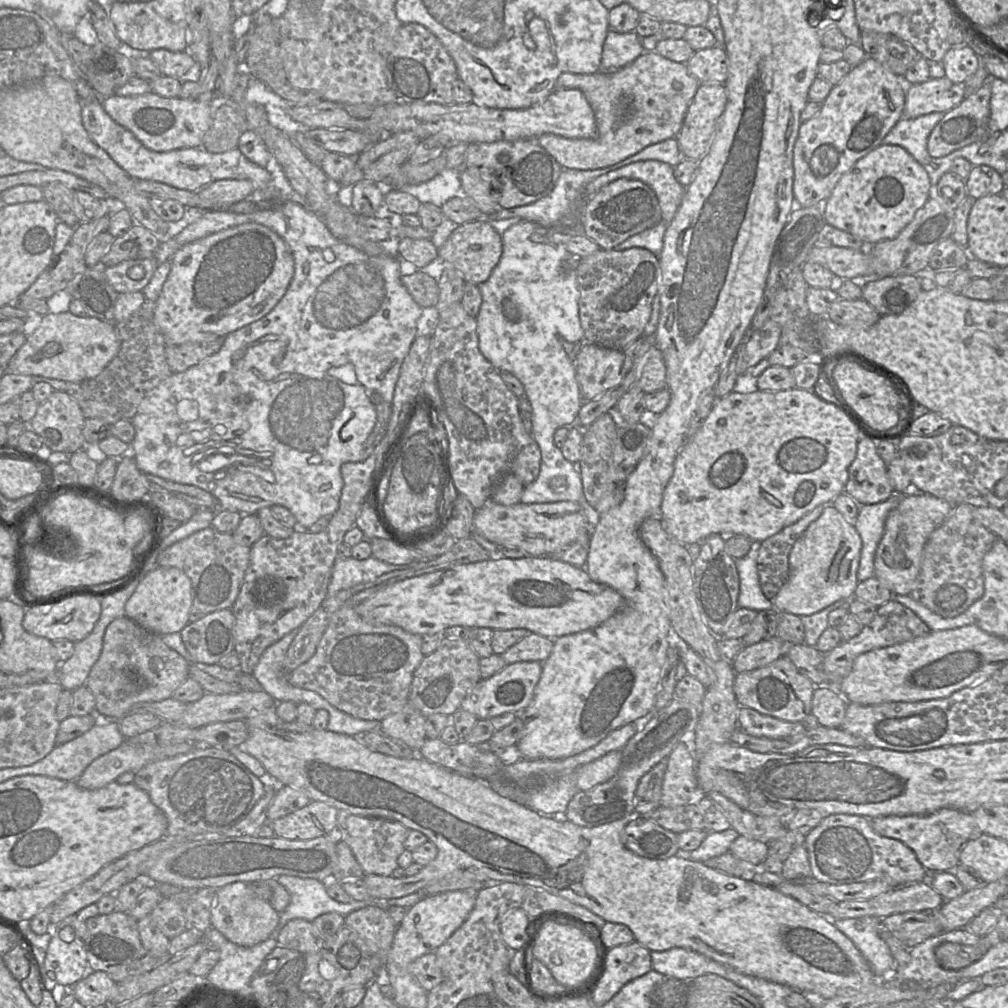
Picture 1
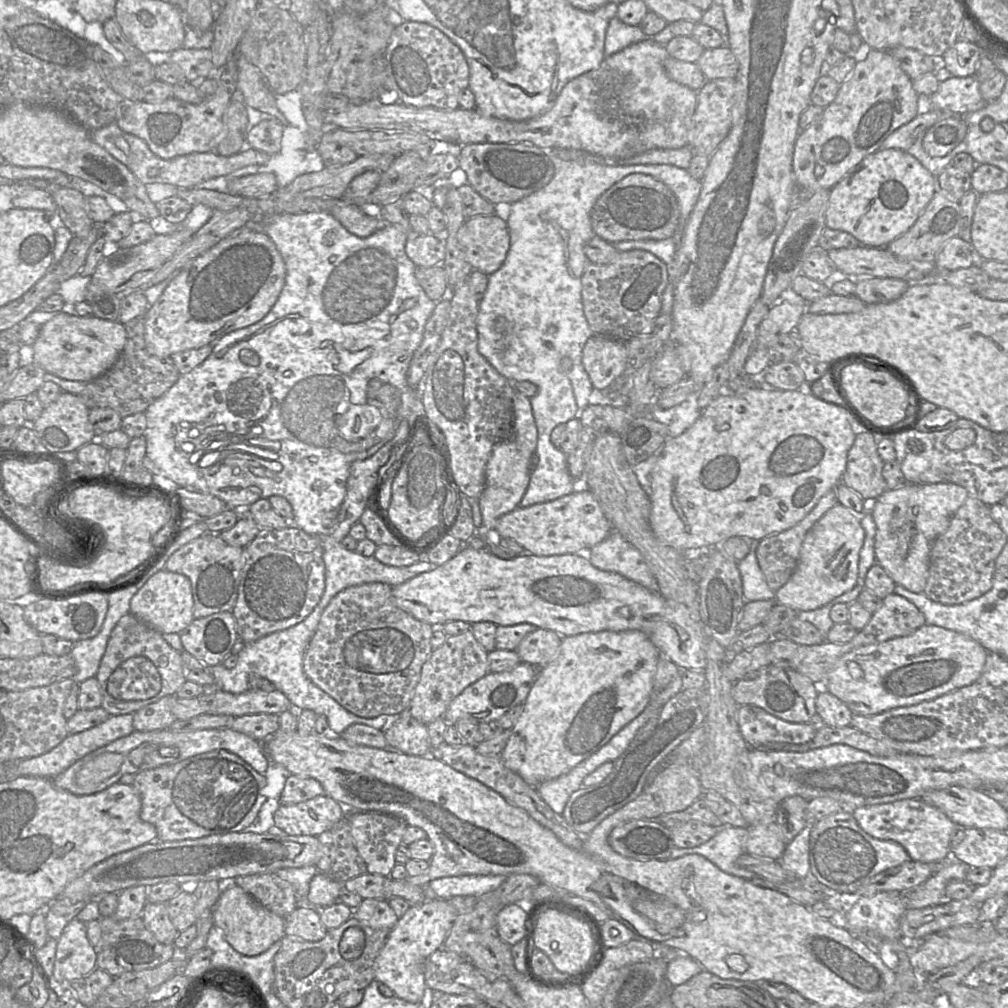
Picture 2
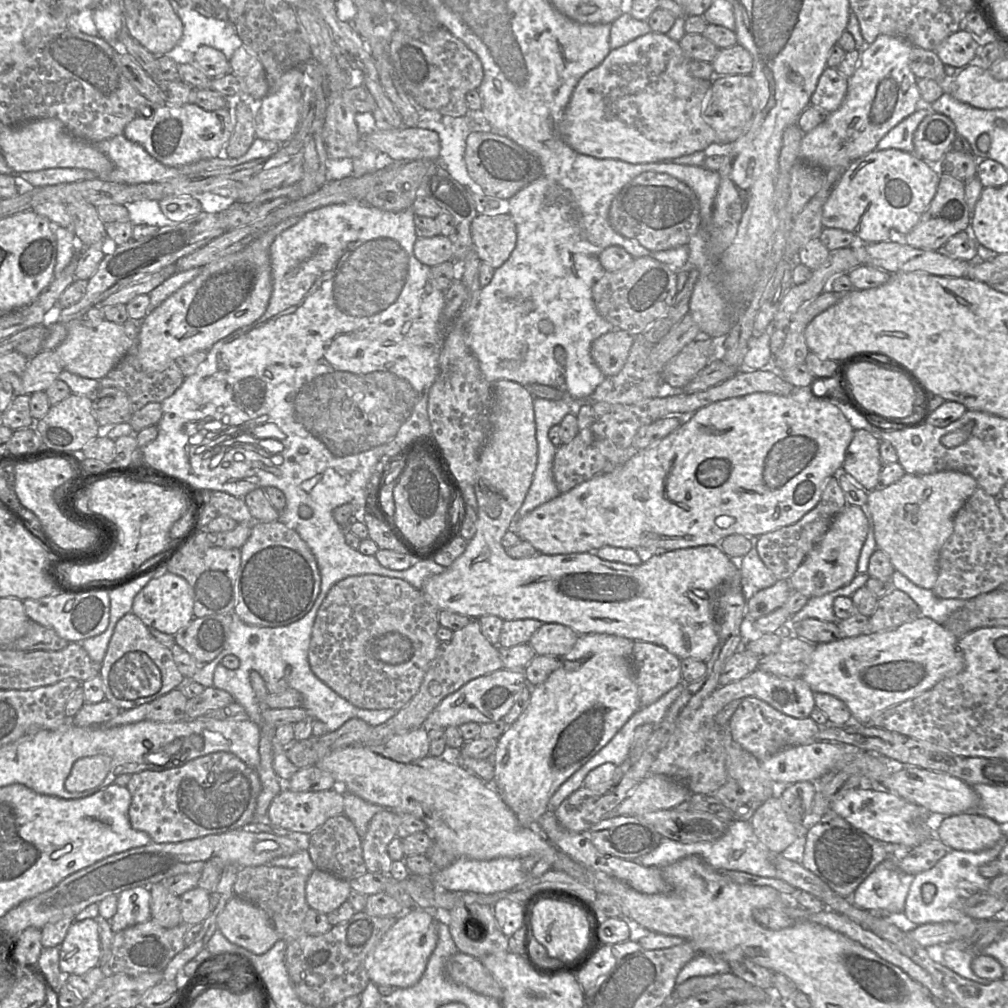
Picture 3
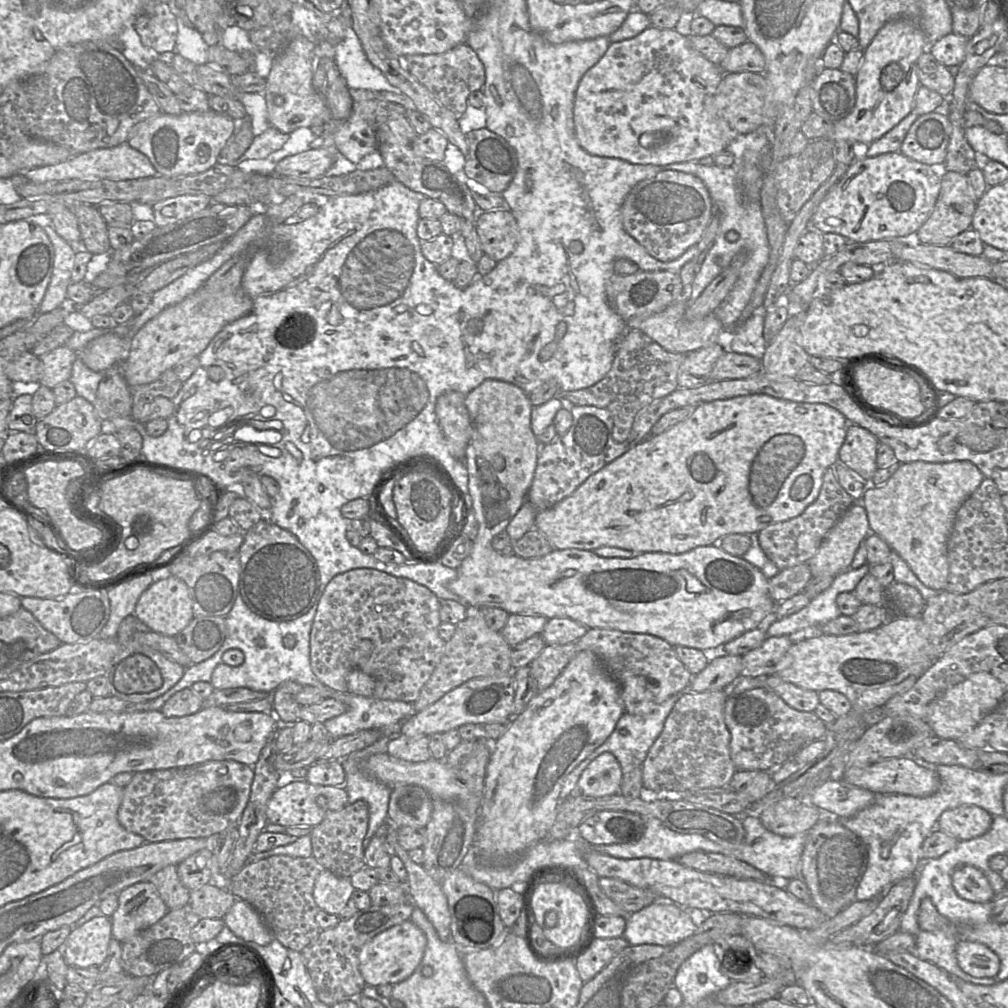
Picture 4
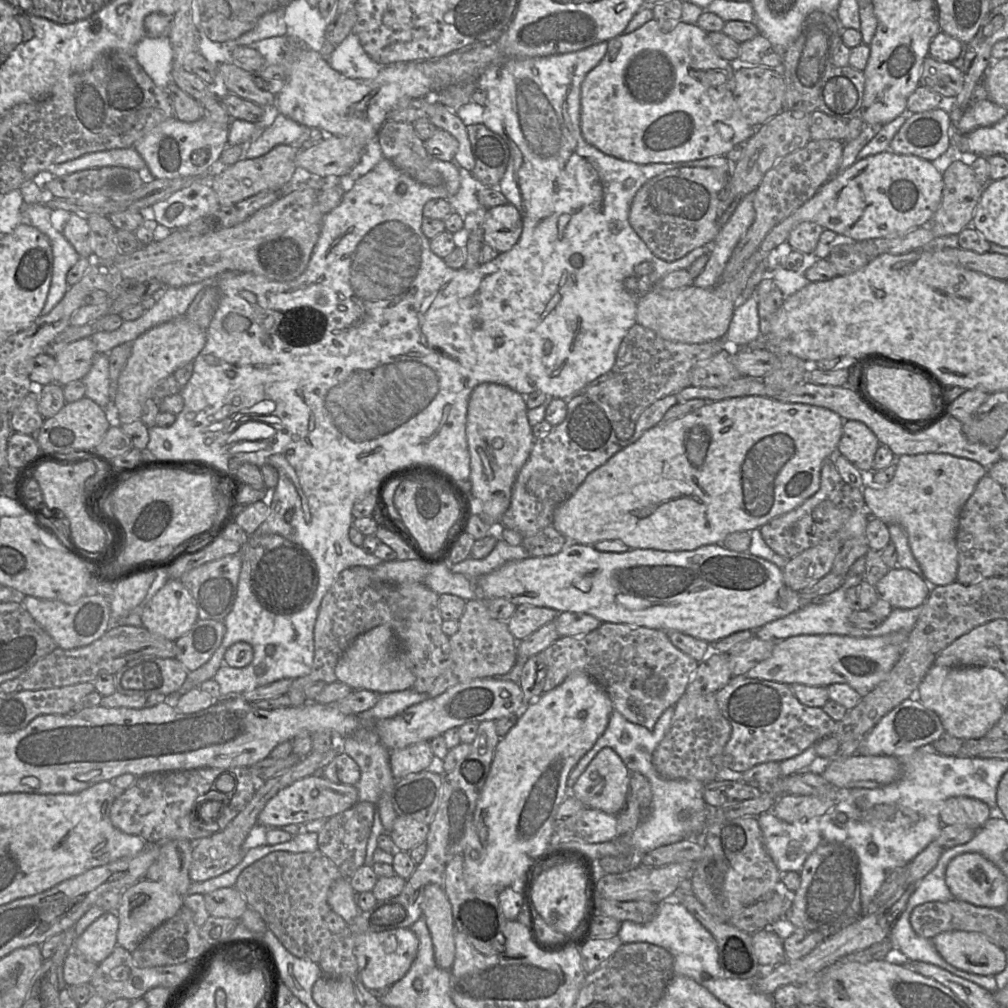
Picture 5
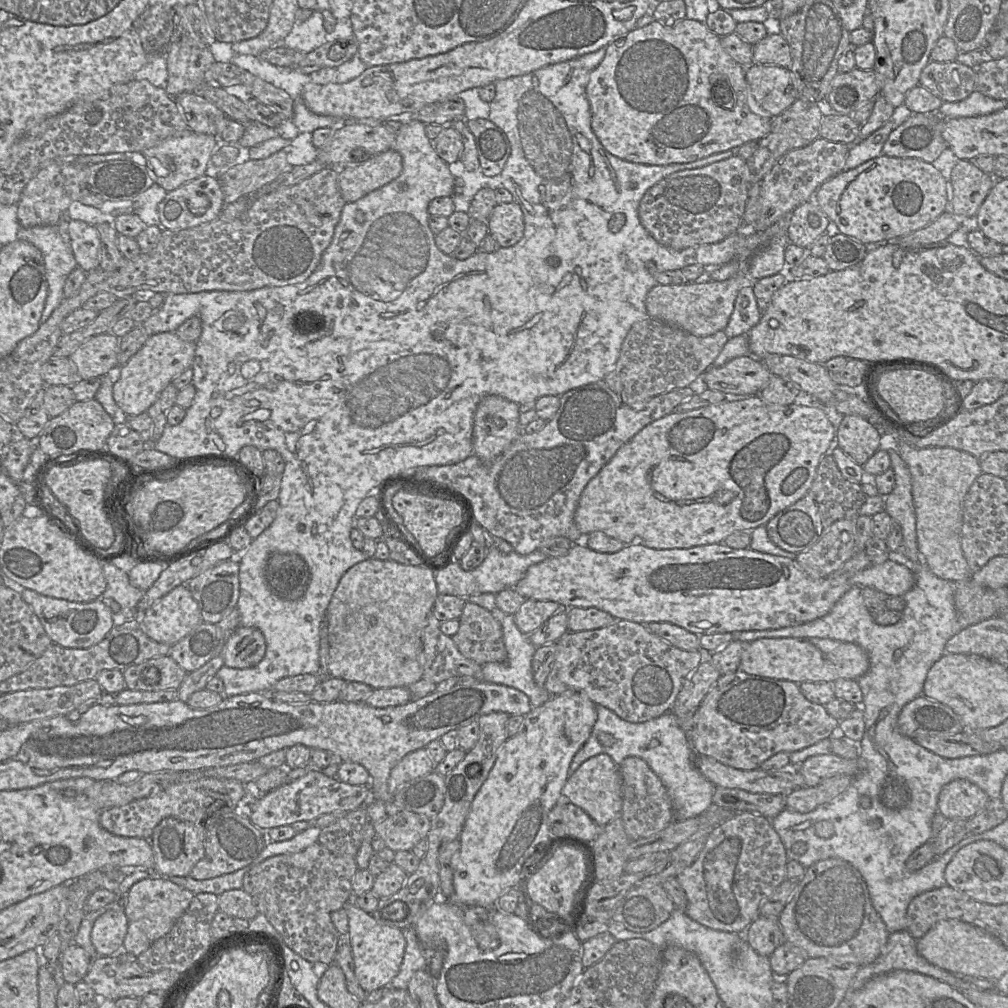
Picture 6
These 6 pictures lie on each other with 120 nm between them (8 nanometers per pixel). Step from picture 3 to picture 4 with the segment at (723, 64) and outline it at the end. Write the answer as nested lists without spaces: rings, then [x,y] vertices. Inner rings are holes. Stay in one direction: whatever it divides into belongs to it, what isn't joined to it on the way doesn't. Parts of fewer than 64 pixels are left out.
[[[746,42],[730,48],[725,59],[718,65],[725,73],[751,71],[764,73],[765,58],[756,44]]]

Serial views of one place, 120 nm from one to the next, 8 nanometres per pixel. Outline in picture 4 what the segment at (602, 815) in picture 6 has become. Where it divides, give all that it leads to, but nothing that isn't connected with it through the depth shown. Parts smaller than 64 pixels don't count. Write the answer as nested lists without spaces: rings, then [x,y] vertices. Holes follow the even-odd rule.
[[[610,752],[597,756],[582,772],[577,791],[588,797],[604,797],[618,794],[623,778],[621,766]]]

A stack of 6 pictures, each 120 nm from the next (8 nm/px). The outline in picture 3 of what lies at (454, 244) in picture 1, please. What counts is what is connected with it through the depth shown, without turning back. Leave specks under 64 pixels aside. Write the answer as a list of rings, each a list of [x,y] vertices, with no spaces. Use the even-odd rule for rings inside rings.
[[[509,213],[478,214],[471,224],[471,237],[480,260],[497,269],[516,246],[516,225]]]

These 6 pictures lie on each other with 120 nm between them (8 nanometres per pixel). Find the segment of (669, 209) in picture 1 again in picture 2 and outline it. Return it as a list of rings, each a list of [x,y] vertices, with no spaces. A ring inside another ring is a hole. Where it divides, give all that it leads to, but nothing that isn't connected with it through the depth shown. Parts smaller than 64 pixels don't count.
[[[640,164],[632,165],[634,173],[643,173],[653,176],[663,182],[676,196],[680,206],[680,218],[676,232],[672,236],[680,244],[687,220],[698,200],[701,191],[701,180],[691,176],[687,169],[670,164]]]

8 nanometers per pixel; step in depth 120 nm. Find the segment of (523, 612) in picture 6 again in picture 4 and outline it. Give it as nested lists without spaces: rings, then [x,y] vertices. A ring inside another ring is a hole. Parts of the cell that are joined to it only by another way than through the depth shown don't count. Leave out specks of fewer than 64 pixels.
[[[510,614],[501,634],[510,646],[541,634],[548,618],[536,614]]]

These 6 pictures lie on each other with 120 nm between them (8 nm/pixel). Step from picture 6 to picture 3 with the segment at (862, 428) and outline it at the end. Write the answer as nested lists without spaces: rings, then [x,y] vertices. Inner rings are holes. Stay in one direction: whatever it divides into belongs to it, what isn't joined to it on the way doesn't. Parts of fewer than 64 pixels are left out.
[[[865,429],[855,430],[841,470],[848,473],[868,492],[880,486],[880,473],[883,468],[880,442],[875,434]]]

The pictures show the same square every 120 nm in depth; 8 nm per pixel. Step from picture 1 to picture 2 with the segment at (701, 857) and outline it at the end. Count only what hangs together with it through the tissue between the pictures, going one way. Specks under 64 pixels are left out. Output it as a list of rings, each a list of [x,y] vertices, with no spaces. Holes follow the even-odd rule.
[[[723,826],[707,842],[693,848],[674,846],[668,859],[676,859],[688,854],[699,854],[715,864],[723,872],[750,880],[759,877],[737,864],[738,857],[745,853],[748,827]]]

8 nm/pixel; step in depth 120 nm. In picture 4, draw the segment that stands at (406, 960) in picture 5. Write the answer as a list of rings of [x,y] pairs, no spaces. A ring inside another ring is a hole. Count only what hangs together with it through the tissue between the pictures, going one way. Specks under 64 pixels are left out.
[[[410,919],[377,934],[363,945],[359,956],[359,970],[366,985],[396,984],[410,977],[423,958],[426,944],[424,932]]]

